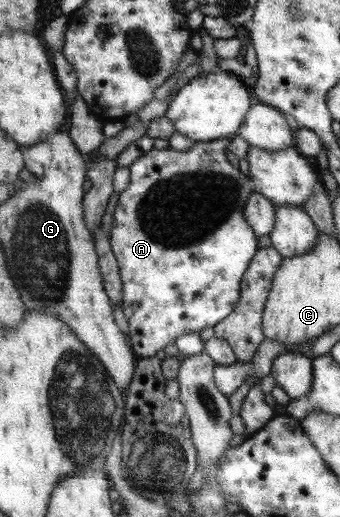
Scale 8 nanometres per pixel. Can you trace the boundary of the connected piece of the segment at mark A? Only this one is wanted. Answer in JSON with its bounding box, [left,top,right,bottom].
[108,139,258,359]

